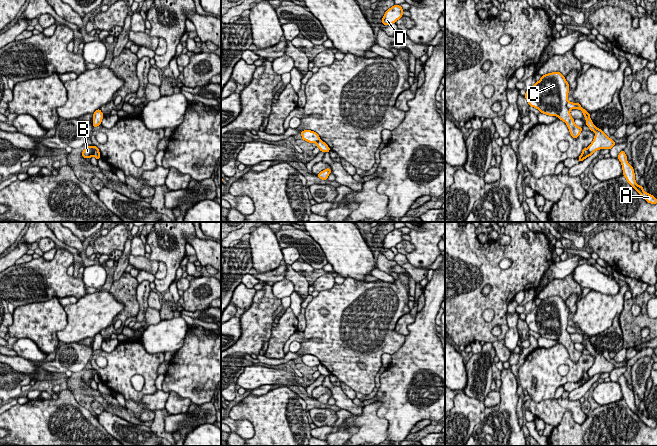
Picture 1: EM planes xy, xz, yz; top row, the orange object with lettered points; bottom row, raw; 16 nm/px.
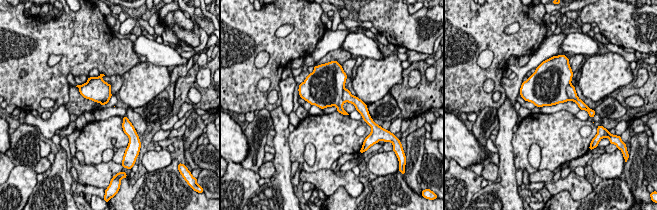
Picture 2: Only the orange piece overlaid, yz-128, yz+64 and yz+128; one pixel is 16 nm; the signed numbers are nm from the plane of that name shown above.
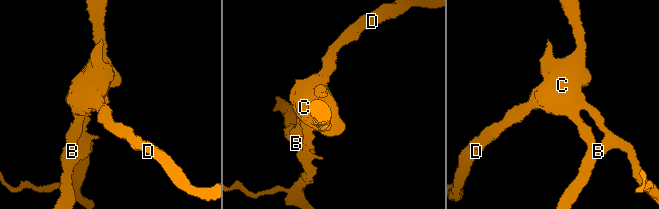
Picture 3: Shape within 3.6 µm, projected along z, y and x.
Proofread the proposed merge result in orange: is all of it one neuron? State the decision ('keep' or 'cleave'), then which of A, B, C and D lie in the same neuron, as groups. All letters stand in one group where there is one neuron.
cleave; A / B C D

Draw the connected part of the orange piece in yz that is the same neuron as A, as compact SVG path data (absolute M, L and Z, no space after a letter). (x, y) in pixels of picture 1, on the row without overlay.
M622 374L619 379L618 379L618 383L620 384L621 388L622 388L622 393L623 393L623 399L625 400L627 406L648 426L651 428L656 428L657 427L657 423L649 418L646 417L643 414L642 410L638 410L636 408L635 405L635 398L634 398L634 393L633 391L627 386L627 380L624 376L624 374Z

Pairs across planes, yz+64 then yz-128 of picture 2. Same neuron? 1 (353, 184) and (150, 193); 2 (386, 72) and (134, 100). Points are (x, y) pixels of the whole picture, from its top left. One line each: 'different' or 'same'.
1: different
2: same

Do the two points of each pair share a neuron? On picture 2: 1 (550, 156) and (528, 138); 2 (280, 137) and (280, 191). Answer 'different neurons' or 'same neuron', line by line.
1: same neuron
2: same neuron

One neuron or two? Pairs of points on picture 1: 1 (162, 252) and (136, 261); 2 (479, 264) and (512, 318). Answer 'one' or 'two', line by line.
1: two
2: two

